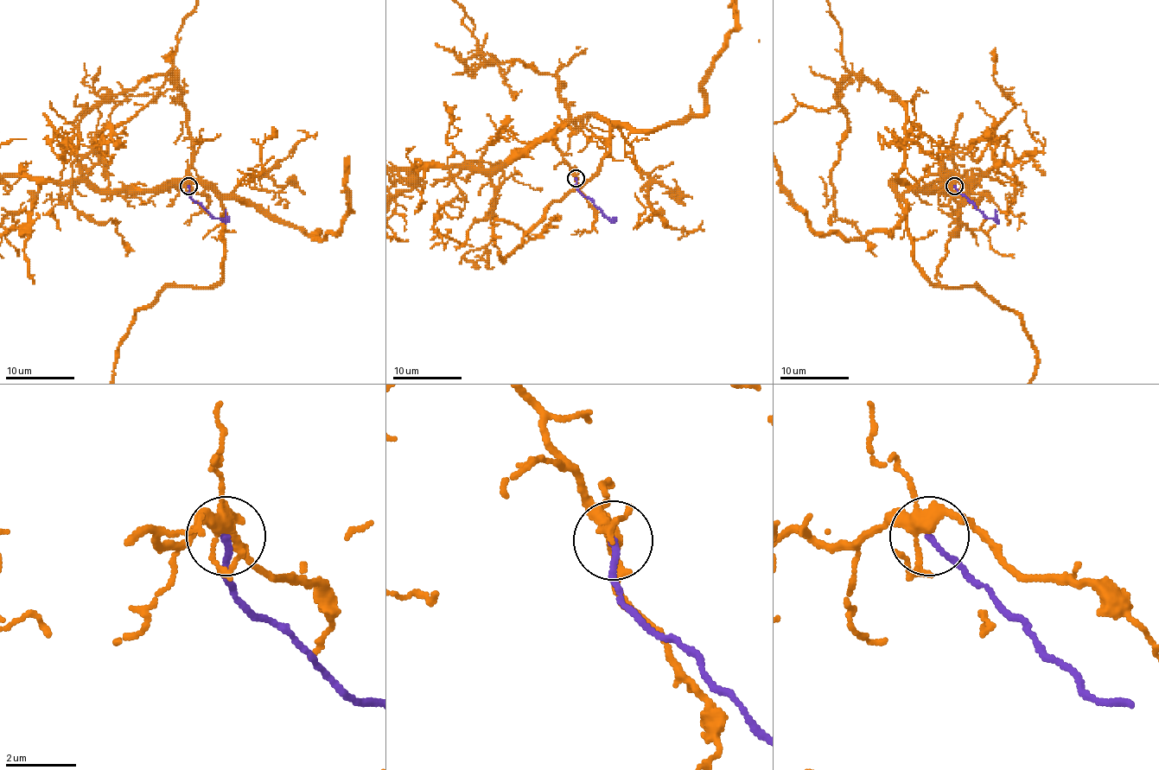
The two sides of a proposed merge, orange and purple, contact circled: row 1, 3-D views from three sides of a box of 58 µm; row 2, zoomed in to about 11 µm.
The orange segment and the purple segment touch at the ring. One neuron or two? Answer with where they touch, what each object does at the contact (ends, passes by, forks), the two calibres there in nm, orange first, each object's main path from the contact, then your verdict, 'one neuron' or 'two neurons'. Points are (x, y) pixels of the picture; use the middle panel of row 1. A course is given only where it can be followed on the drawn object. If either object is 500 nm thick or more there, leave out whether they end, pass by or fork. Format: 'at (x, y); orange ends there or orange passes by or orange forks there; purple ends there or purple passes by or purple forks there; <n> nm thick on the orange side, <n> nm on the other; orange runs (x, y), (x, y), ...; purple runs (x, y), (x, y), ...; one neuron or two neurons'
at (576, 178); orange forks there; purple ends there; 320 nm thick on the orange side, 170 nm on the other; purple runs (576, 177), (576, 187), (613, 219); two neurons

